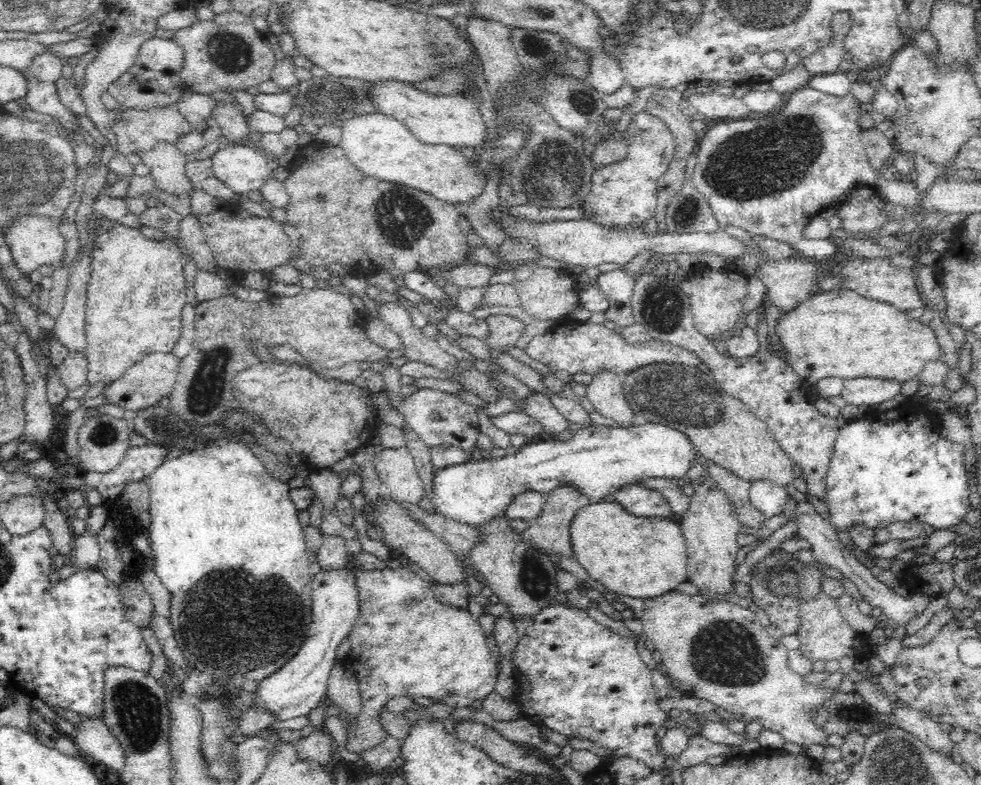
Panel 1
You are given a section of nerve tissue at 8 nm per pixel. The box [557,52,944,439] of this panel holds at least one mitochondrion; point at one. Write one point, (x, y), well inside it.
(756, 161)

